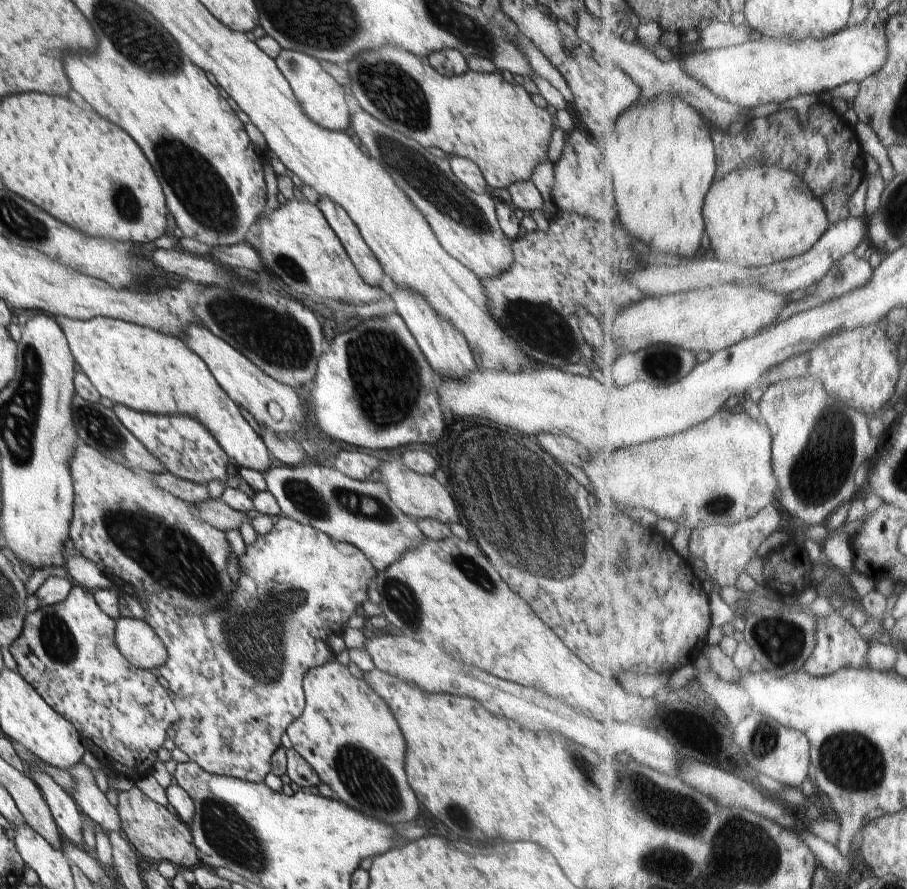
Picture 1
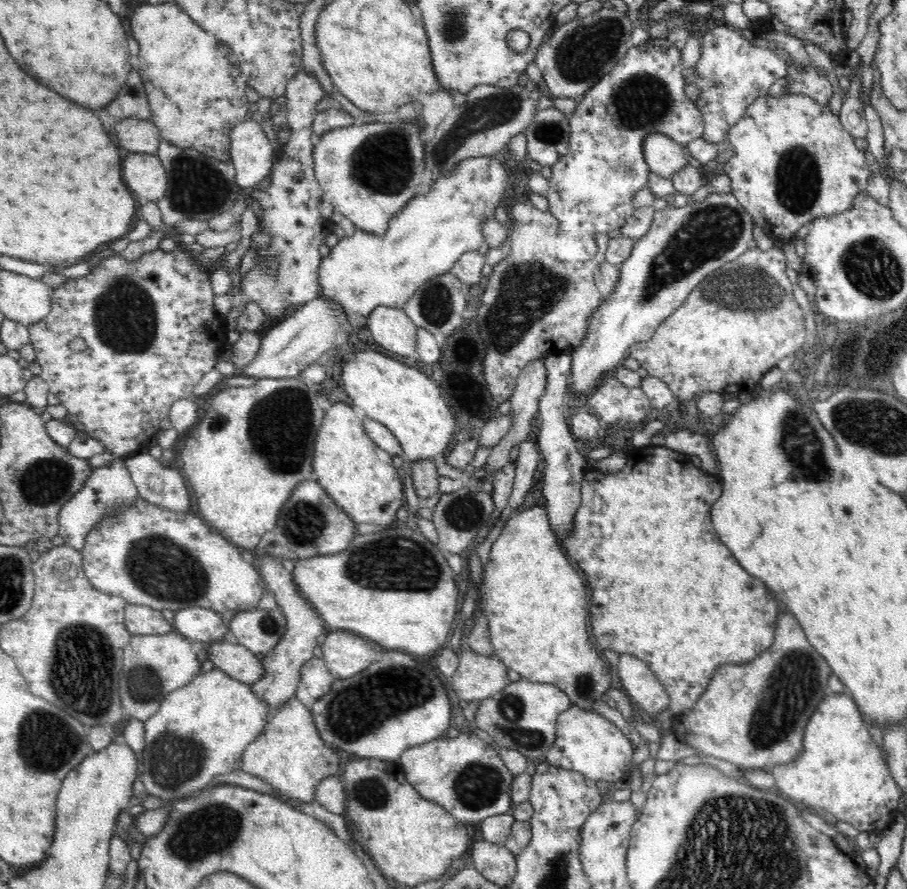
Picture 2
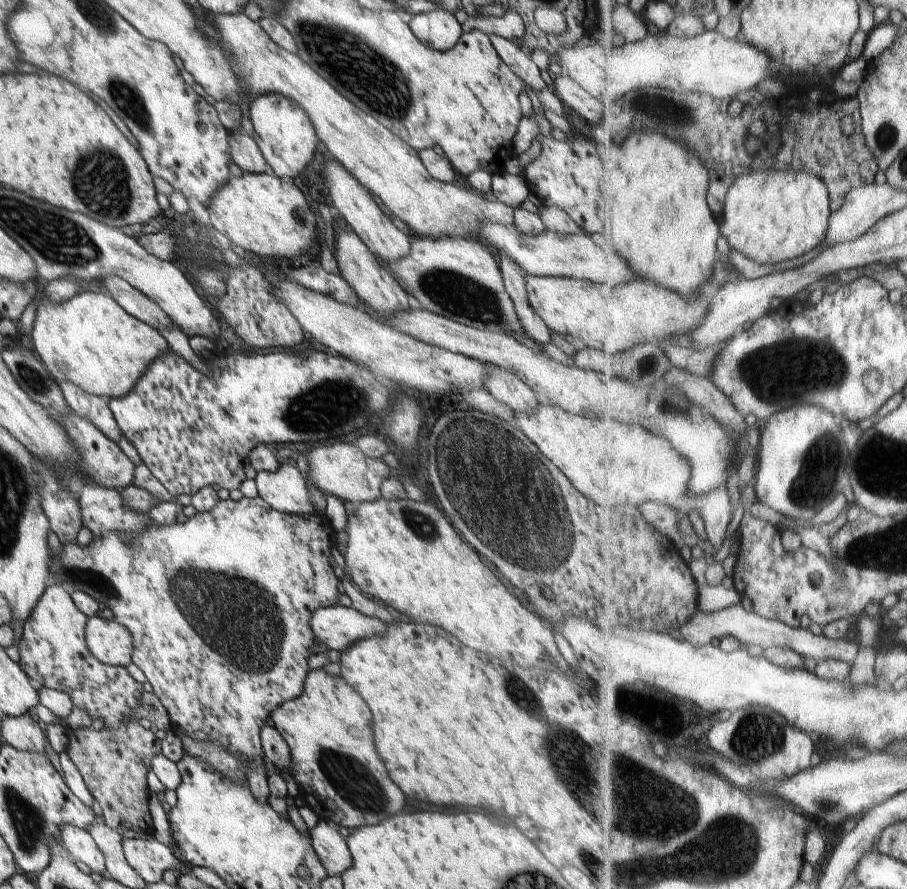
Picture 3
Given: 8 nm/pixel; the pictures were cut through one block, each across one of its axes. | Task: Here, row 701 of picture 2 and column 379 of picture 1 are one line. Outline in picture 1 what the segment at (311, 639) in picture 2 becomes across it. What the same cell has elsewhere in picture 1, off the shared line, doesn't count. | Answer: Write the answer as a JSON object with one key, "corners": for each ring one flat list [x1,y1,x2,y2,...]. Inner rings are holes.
{"corners":[[320,197,317,205,340,242,342,242,344,250,350,256,352,264,356,266,362,280,370,286,380,287,382,278,384,278,384,270,382,270,380,262,376,260,376,256,372,254,372,250,368,248,368,244,362,238,358,226,354,224,349,214,340,204,336,204,330,198]]}

